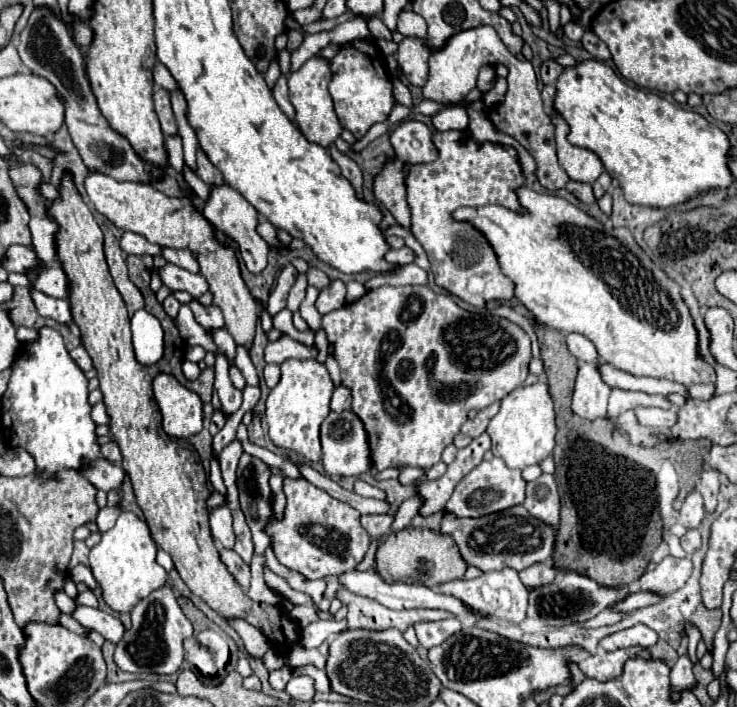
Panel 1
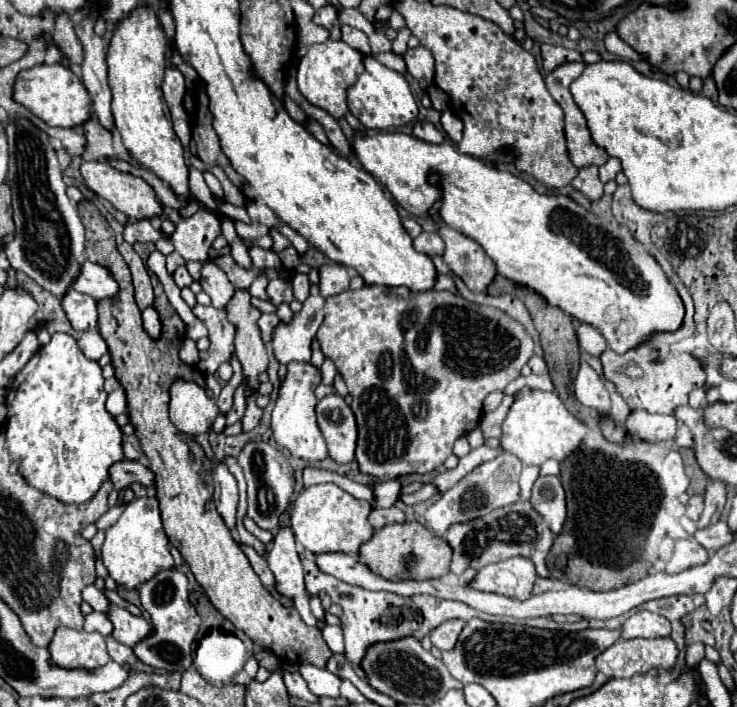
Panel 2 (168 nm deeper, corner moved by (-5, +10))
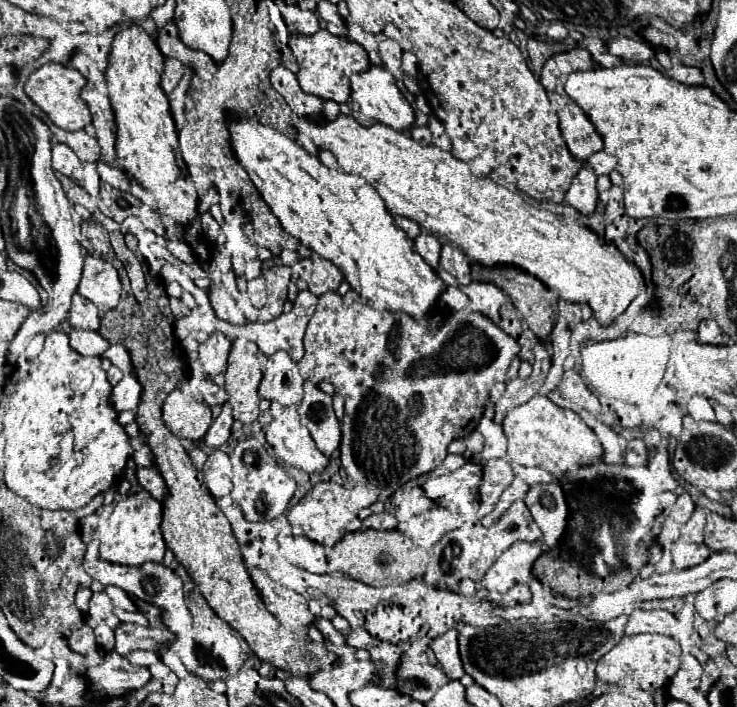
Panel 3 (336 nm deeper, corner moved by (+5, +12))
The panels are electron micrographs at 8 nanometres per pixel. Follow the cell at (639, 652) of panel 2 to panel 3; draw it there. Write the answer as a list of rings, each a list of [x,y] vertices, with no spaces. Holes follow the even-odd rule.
[[[636,634],[622,636],[622,640],[606,652],[596,664],[596,676],[602,682],[618,684],[624,688],[642,688],[642,690],[658,690],[662,688],[678,670],[682,658],[682,650],[678,642],[664,634]]]

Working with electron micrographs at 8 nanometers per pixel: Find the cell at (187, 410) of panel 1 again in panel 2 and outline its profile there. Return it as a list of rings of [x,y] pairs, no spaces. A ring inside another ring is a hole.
[[[176,380],[170,388],[170,420],[184,434],[206,432],[218,416],[218,406],[196,382]]]

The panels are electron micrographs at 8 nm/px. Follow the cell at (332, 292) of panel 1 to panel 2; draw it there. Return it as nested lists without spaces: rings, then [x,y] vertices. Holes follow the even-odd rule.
[[[328,264],[320,268],[320,294],[330,298],[350,288],[350,272],[344,266]]]

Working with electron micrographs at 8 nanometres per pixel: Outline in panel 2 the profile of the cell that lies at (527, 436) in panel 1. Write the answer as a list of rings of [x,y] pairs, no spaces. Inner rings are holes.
[[[522,388],[506,414],[506,420],[502,424],[502,450],[514,454],[522,460],[522,464],[544,464],[546,460],[554,458],[562,462],[568,454],[572,454],[582,440],[586,438],[588,428],[574,418],[556,392],[544,392],[536,388]]]

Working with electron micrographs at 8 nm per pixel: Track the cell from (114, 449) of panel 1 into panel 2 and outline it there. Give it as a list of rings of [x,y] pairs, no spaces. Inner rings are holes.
[[[126,436],[126,438],[124,438],[124,456],[126,456],[128,460],[138,460],[138,458],[142,458],[142,452],[140,452],[140,446],[138,446],[136,436]]]

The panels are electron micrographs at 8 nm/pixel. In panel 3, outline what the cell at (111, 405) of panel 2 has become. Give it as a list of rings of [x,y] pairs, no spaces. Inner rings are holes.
[[[128,374],[118,384],[114,384],[110,402],[112,402],[114,410],[118,410],[118,412],[134,410],[138,406],[138,396],[140,396],[140,382],[134,374]]]

